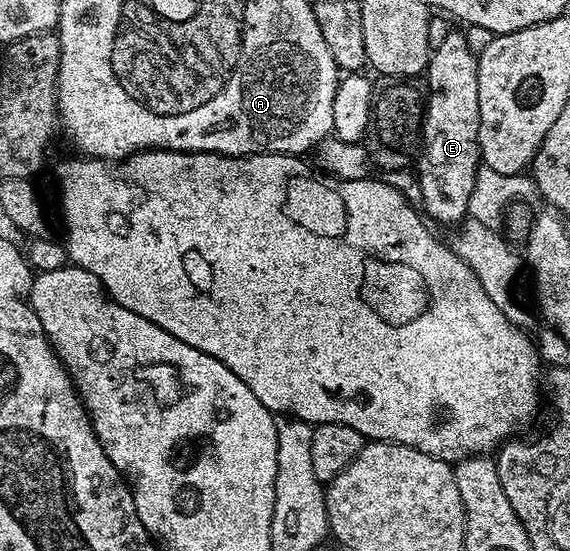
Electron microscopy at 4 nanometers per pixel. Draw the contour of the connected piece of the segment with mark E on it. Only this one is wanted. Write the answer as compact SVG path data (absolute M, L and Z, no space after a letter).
M450 29L443 39L443 45L431 51L427 67L429 90L425 103L425 121L423 123L423 142L421 159L415 165L419 188L423 188L423 210L430 219L434 218L443 225L452 227L468 215L468 201L475 186L476 172L482 165L479 148L479 76L477 75L478 55L468 47L464 33L460 29Z

